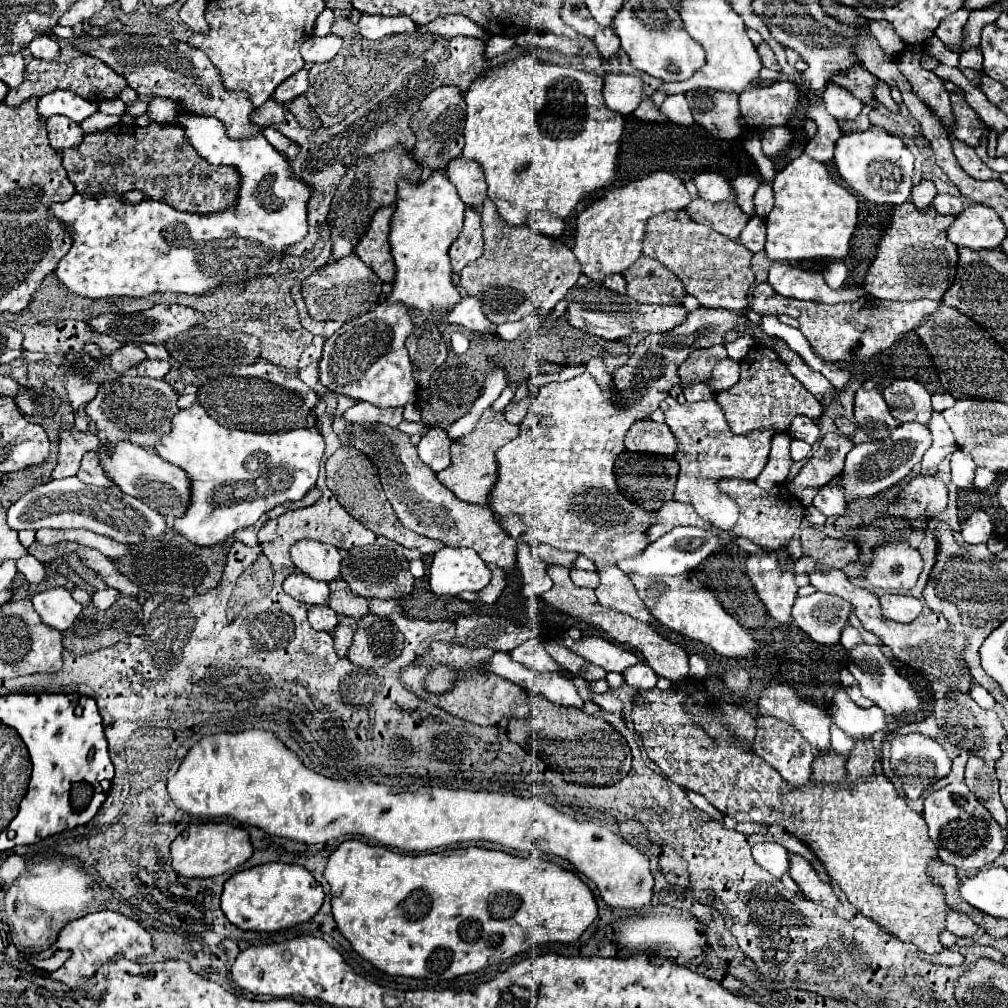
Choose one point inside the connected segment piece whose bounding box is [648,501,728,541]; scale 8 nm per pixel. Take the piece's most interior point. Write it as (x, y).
(674, 513)

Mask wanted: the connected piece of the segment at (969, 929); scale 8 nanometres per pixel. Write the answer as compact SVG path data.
M950 910L946 917L946 929L960 937L974 937L978 931L978 925L968 915Z

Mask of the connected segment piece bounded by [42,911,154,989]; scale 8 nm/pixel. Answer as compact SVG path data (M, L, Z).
M96 911L96 913L90 913L90 915L84 915L80 919L70 921L62 929L58 941L50 949L46 949L42 955L52 957L60 949L70 949L72 955L58 971L52 973L52 979L68 985L70 989L82 987L86 981L94 979L96 973L104 973L104 965L118 953L120 955L130 953L132 957L146 957L146 955L154 953L150 933L144 927L140 927L136 921L132 921L120 913L114 913L114 911Z

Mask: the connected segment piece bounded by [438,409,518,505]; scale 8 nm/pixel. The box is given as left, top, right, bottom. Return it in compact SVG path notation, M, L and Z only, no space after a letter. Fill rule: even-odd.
M486 409L482 413L482 417L476 421L476 427L472 429L472 433L462 435L462 437L452 441L452 445L450 445L450 459L452 459L452 463L448 465L448 469L438 473L438 481L442 485L446 485L462 501L488 505L488 491L494 487L494 481L498 477L496 475L498 473L496 451L504 443L512 441L516 435L518 435L518 427L510 425L504 419L504 413L494 413L494 411Z

